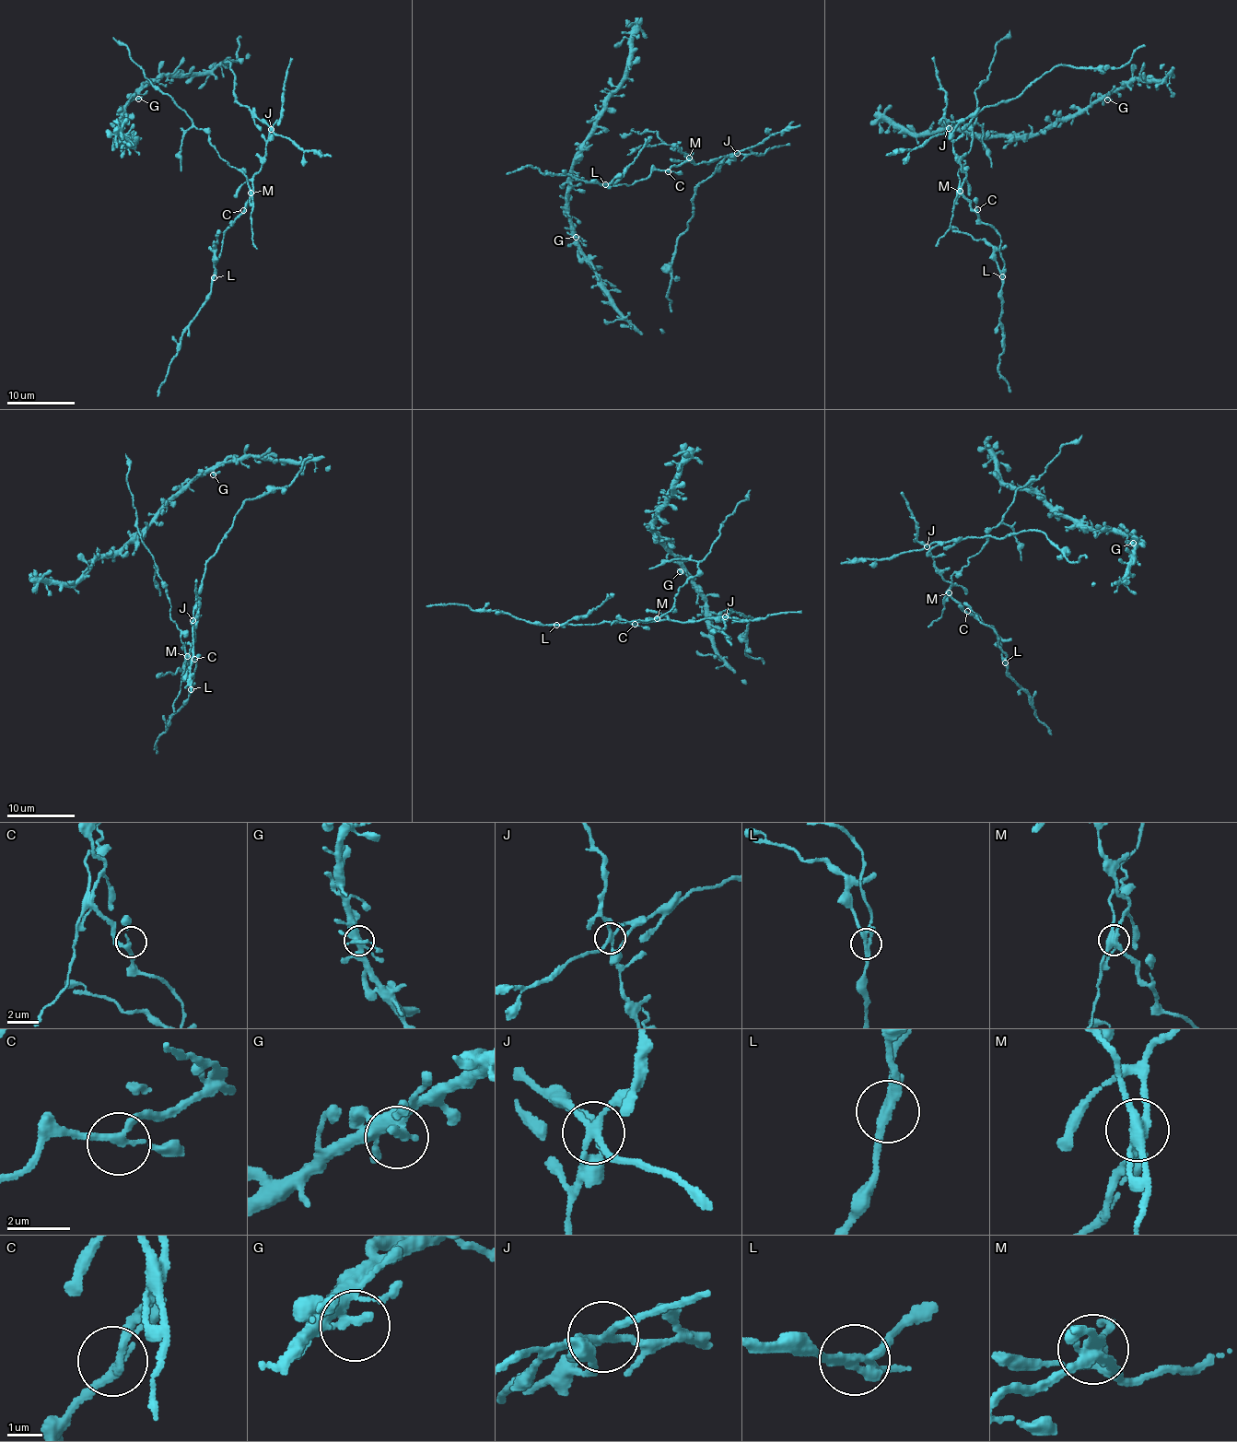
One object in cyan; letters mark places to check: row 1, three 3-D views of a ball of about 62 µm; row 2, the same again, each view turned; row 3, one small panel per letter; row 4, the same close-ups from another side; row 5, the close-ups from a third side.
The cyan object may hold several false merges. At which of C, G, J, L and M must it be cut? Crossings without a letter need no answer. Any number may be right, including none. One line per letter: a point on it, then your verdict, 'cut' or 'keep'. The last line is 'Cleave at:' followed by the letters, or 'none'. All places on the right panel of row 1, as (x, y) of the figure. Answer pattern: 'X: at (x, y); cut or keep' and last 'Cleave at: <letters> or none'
C: at (977, 209); keep
G: at (1107, 99); keep
J: at (949, 128); cut
L: at (1002, 276); cut
M: at (960, 191); cut
Cleave at: J, L, M

